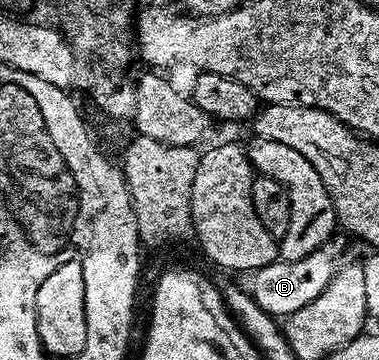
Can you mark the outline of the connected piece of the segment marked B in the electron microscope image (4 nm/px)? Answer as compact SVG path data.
M340 236L330 237L315 251L311 251L311 255L298 261L278 259L272 261L267 267L252 270L248 274L249 285L247 284L247 292L251 299L263 312L269 313L274 319L289 317L295 311L299 311L299 307L307 307L307 303L311 303L311 299L319 299L319 295L323 295L323 287L327 287L327 283L331 283L331 279L346 260L346 238Z

